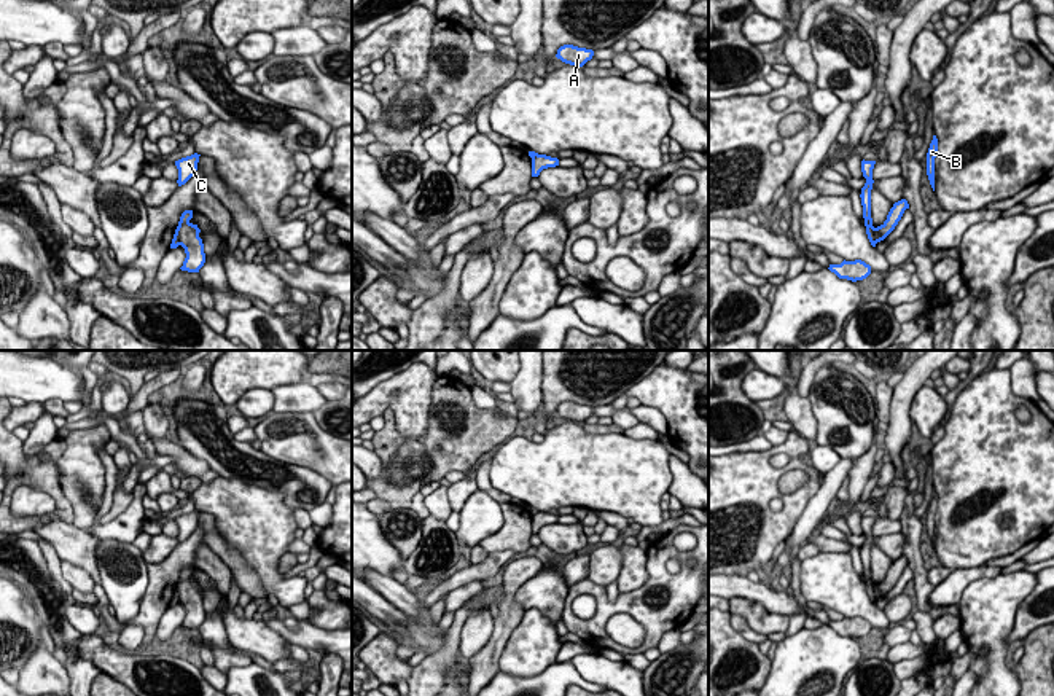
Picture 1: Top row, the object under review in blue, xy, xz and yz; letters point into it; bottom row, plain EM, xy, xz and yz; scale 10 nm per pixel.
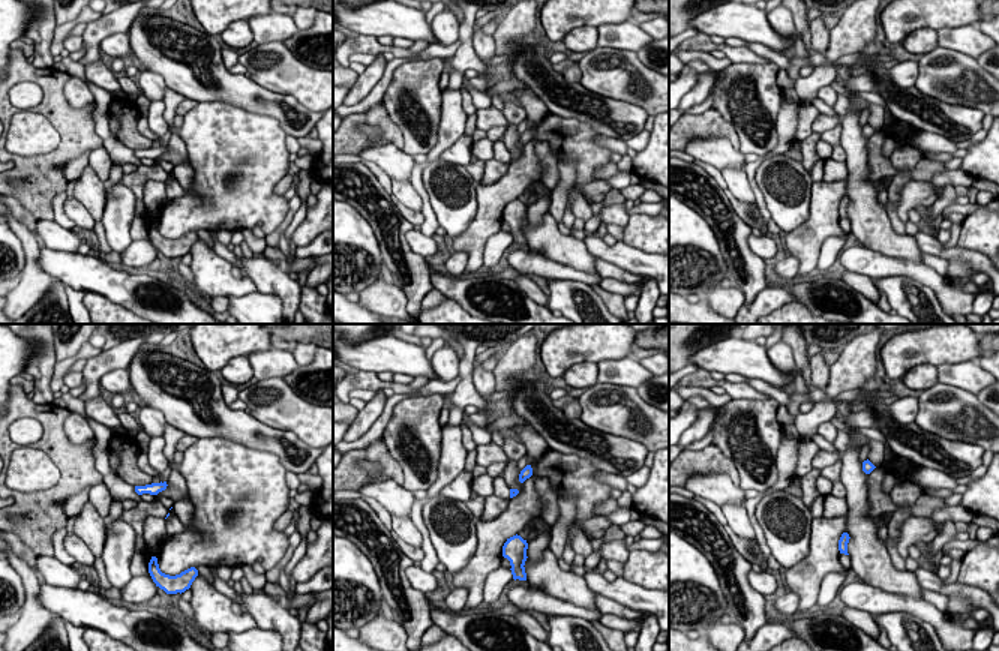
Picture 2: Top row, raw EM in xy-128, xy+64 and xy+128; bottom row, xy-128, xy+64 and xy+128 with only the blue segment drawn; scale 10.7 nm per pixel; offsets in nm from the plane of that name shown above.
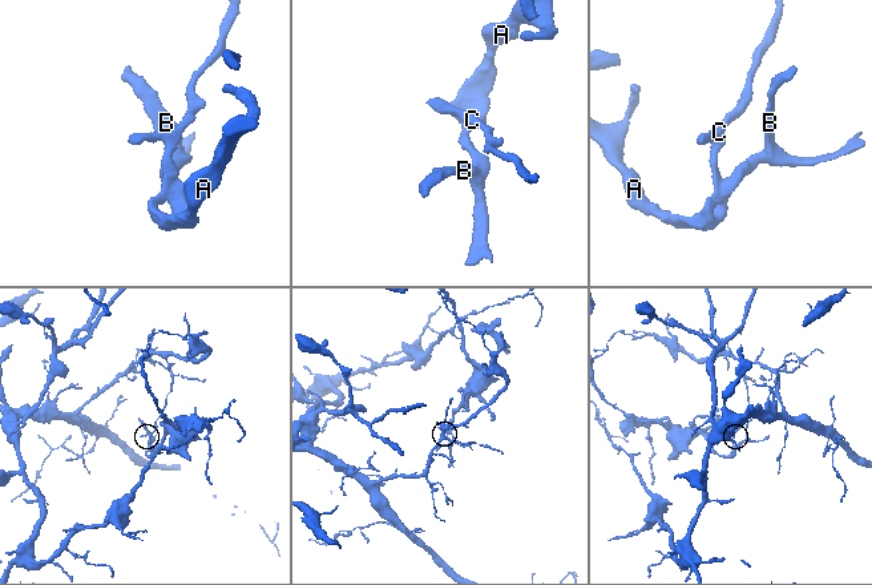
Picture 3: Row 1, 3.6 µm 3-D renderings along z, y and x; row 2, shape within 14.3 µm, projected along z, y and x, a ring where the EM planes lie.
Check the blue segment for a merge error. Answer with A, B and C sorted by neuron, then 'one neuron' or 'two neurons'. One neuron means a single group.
groups A B / C; two neurons

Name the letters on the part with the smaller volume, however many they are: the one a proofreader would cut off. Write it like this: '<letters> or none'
A, B

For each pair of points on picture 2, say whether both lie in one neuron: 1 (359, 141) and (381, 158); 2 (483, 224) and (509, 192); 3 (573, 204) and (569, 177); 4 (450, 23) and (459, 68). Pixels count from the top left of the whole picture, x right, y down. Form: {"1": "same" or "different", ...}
{"1": "different", "2": "same", "3": "different", "4": "different"}

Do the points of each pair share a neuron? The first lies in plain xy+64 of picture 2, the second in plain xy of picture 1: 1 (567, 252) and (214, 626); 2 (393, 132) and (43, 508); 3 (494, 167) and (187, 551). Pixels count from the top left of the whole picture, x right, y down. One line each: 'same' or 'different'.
1: different
2: different
3: different

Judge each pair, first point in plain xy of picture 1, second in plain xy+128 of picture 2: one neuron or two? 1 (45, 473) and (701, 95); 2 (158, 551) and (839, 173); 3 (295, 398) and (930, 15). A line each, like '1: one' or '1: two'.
1: two
2: one
3: two

